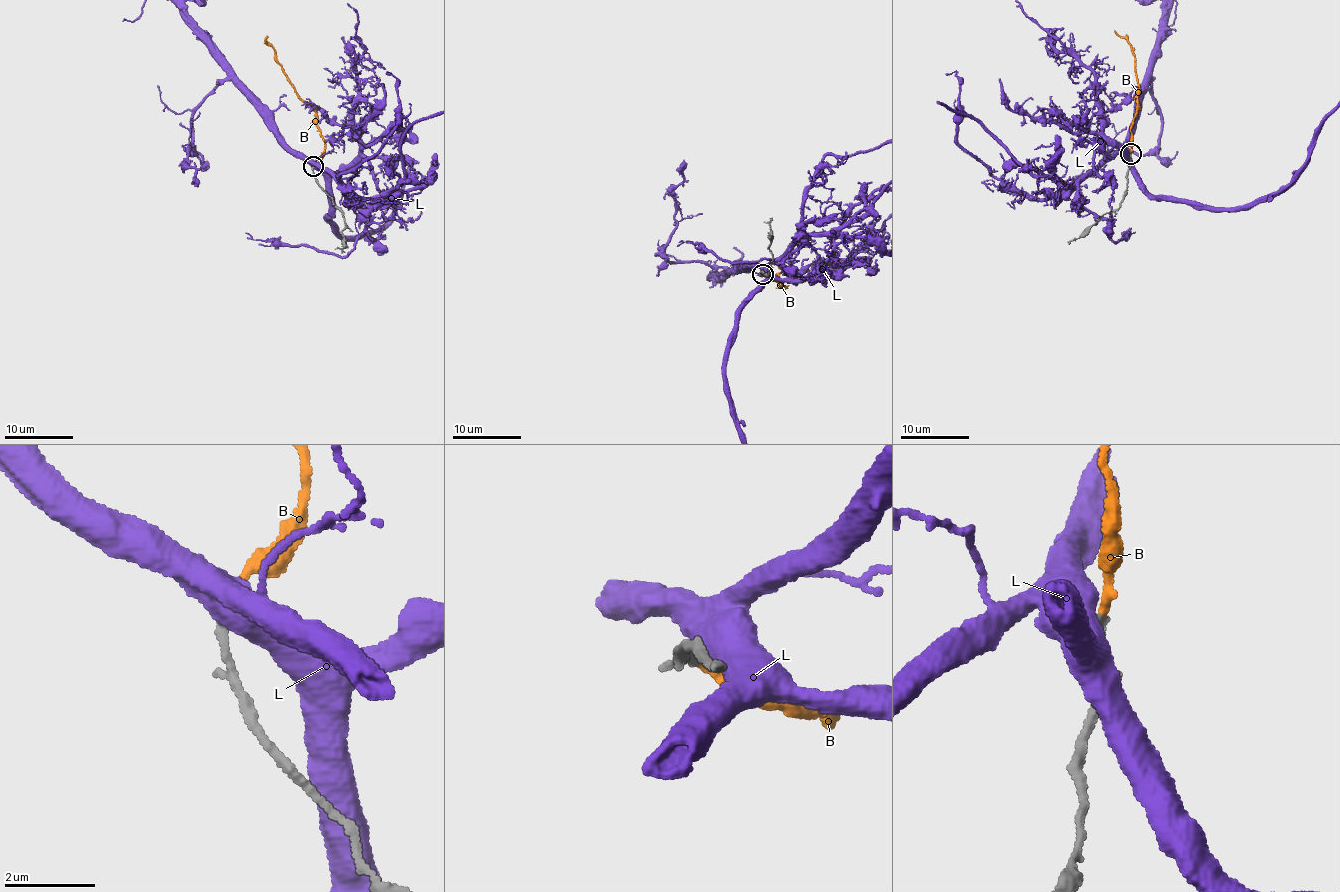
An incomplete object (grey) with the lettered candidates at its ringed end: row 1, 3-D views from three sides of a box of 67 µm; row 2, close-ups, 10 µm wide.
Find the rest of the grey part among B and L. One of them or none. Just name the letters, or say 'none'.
B

